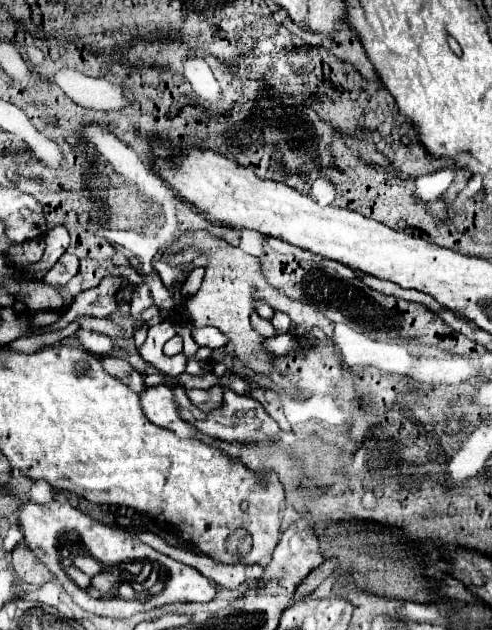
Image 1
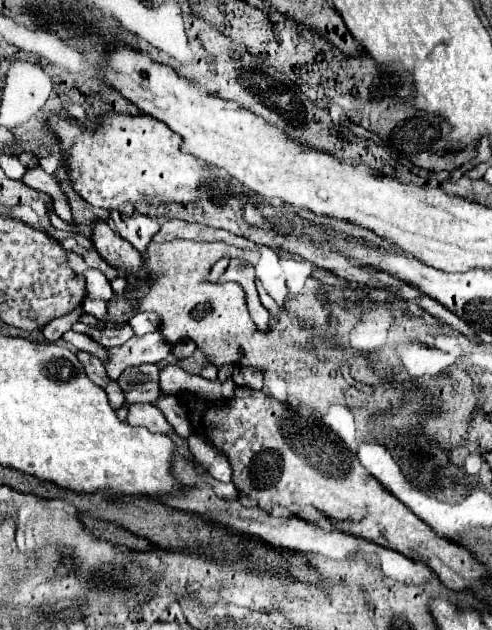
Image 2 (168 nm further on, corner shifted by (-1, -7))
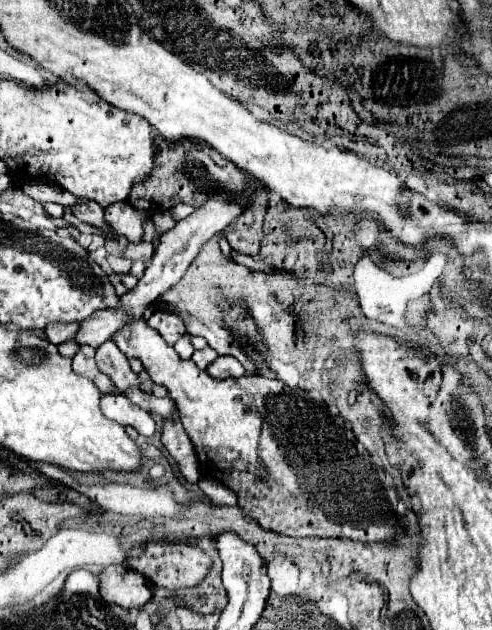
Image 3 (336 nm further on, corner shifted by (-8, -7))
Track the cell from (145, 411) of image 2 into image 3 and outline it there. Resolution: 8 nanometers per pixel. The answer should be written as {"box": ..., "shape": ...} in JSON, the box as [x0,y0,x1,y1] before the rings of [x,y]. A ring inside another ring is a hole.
{"box":[101,394,157,436],"shape":[[[103,394],[101,410],[107,418],[115,420],[121,426],[133,426],[141,436],[155,436],[157,426],[149,412],[133,404],[125,394]]]}

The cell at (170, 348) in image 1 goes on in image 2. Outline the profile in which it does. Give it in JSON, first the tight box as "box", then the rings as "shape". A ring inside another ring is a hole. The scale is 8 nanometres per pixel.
{"box":[160,364,202,394],"shape":[[[178,364],[166,366],[160,374],[160,390],[164,394],[176,394],[178,390],[188,390],[188,392],[198,394],[200,384],[202,384],[200,376],[192,376],[188,372],[184,372]]]}

